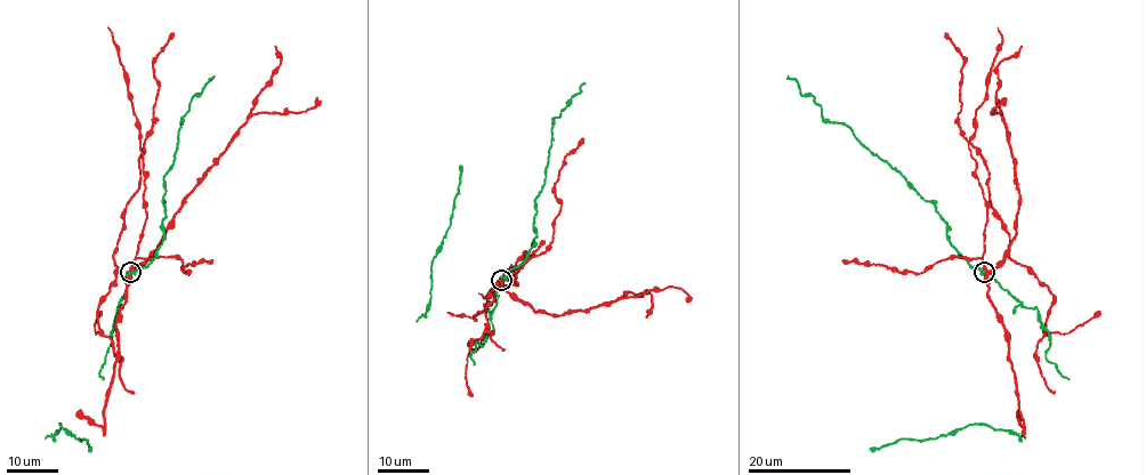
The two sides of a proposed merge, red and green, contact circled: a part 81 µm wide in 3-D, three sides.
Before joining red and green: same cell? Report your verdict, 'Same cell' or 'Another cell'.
Another cell

